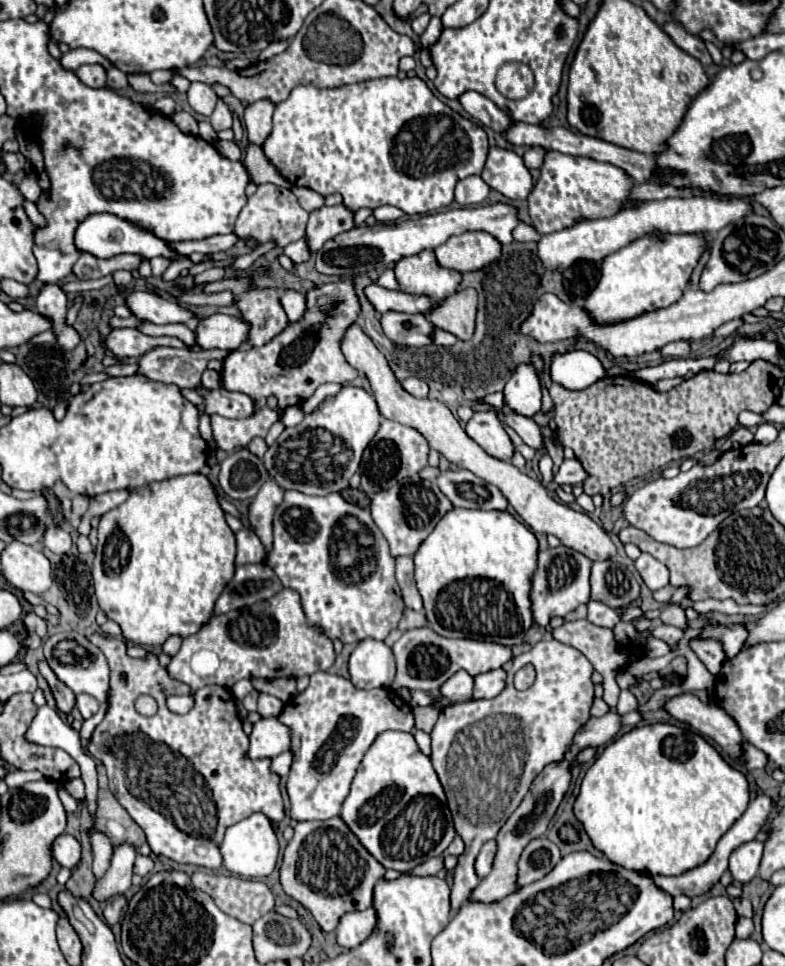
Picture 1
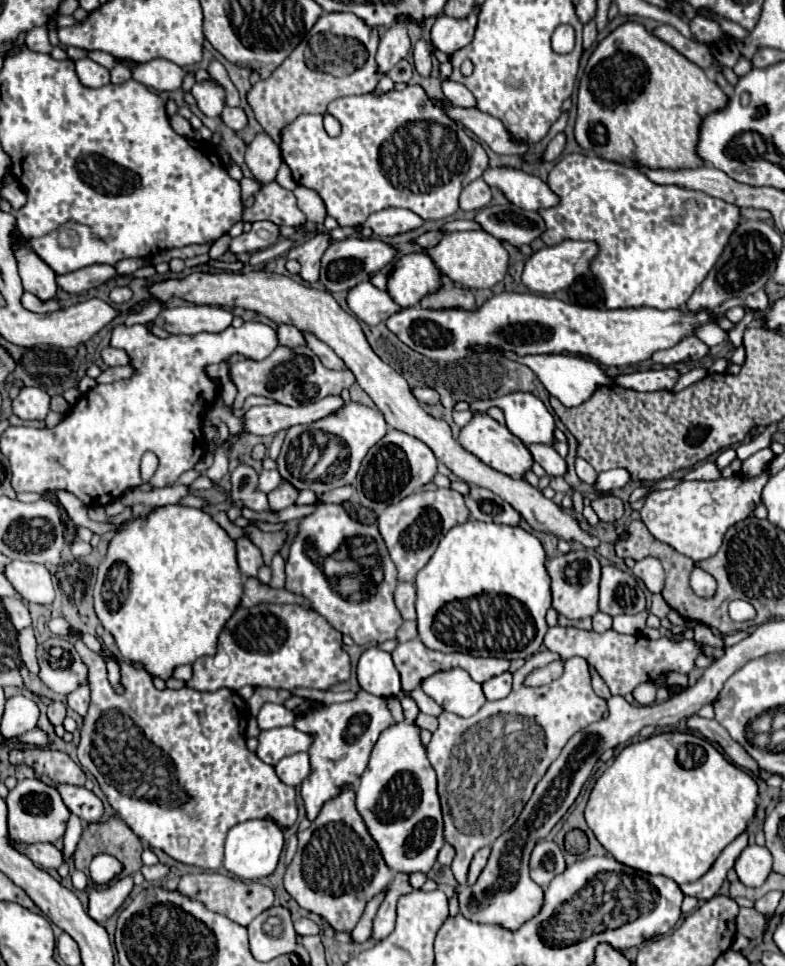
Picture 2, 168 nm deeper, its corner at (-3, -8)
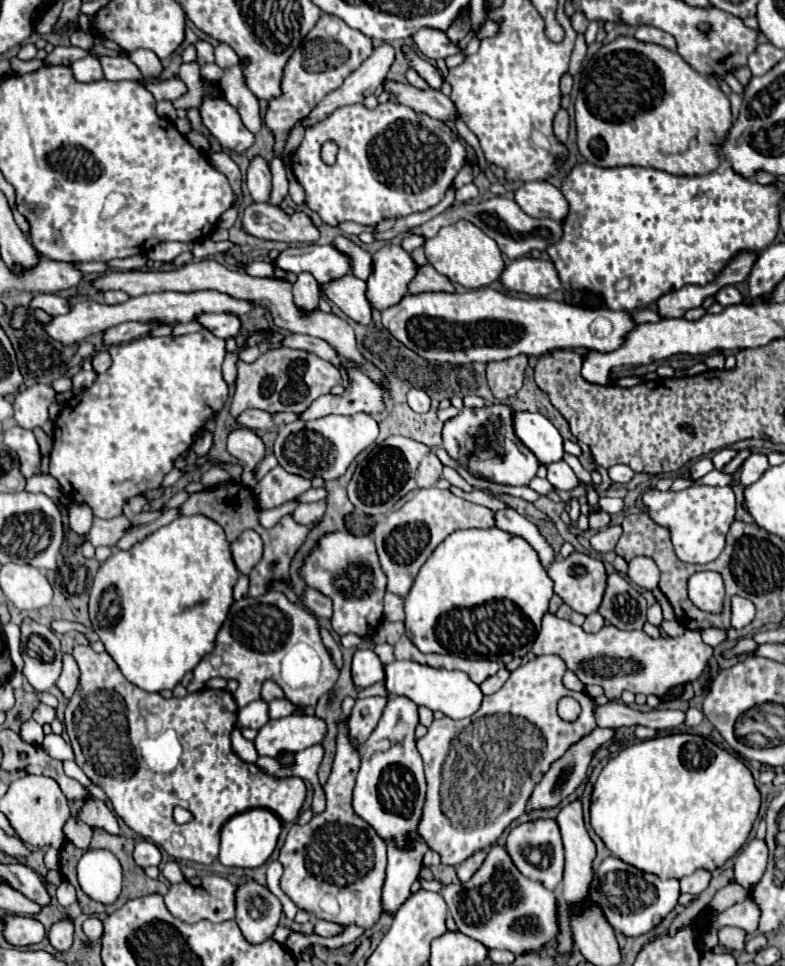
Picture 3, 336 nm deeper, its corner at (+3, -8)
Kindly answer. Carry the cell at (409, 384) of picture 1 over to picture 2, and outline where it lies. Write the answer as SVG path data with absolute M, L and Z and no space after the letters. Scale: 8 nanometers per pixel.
M415 388L413 396L419 400L419 404L437 404L439 402L439 394L433 388Z

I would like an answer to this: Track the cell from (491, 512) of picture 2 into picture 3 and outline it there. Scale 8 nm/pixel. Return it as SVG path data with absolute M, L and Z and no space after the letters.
M503 508L503 510L497 510L495 512L495 526L513 534L513 536L521 536L525 538L539 554L539 560L541 564L547 568L553 560L553 550L551 546L545 542L545 538L539 534L537 526L527 520L525 516L521 516L519 512L515 512L513 508Z

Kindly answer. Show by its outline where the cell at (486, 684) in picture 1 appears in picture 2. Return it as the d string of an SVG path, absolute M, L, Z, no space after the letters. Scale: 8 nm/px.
M503 672L483 684L483 692L487 700L505 698L511 692L511 672Z

